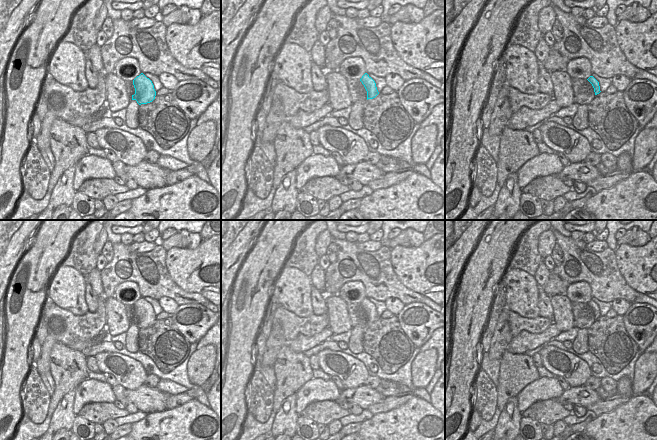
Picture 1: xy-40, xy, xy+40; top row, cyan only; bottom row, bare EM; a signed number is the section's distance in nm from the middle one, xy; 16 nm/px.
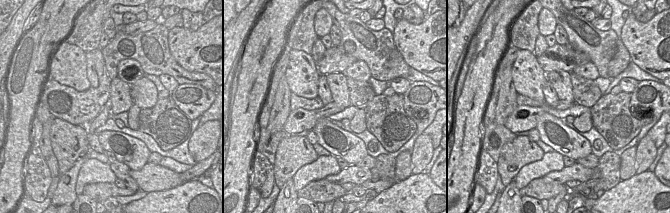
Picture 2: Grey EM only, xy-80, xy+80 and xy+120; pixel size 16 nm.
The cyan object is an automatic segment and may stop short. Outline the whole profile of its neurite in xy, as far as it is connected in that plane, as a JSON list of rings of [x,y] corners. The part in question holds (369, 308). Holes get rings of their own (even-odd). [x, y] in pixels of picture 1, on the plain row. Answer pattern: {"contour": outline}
{"contour": [[[367,297],[362,300],[360,305],[367,315],[367,324],[373,323],[379,318],[375,305]]]}

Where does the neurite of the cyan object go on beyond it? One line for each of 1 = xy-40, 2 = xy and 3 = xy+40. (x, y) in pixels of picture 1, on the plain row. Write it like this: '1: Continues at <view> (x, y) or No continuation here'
1: No continuation here
2: No continuation here
3: No continuation here.

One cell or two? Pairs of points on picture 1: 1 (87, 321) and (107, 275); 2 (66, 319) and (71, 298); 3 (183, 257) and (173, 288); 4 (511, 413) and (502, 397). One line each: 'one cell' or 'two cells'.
1: two cells
2: two cells
3: two cells
4: two cells

